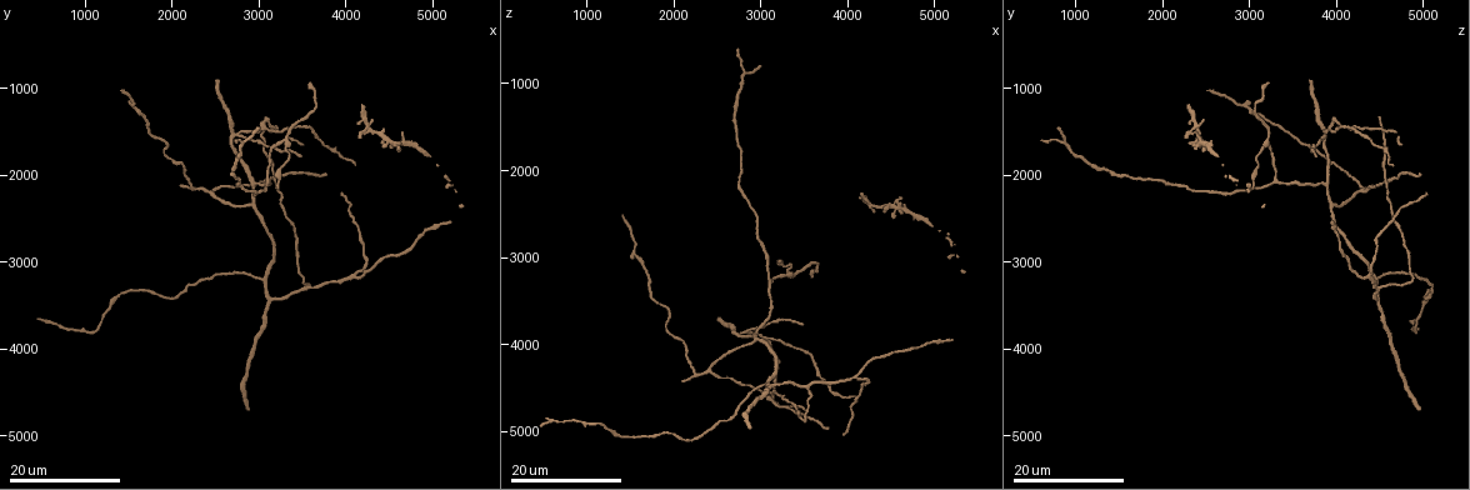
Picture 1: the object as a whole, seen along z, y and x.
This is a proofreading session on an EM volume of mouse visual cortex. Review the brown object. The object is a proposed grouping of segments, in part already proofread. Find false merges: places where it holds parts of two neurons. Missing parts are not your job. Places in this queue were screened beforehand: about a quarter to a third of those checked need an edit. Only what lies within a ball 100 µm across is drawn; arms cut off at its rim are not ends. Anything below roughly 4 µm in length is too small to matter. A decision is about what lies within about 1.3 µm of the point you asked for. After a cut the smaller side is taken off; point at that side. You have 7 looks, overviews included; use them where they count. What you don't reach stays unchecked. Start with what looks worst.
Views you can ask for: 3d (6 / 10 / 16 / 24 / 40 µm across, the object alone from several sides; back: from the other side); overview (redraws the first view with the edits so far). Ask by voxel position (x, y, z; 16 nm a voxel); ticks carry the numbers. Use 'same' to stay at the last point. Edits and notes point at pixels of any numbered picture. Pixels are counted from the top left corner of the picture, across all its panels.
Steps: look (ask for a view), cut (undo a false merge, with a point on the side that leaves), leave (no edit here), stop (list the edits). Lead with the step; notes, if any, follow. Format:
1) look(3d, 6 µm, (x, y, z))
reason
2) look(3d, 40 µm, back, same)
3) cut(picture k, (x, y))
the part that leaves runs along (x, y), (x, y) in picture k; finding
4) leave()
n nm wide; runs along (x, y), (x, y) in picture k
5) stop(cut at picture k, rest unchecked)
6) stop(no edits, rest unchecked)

look(3d, 24 µm, (3300, 1600, 3200))
three-way junction

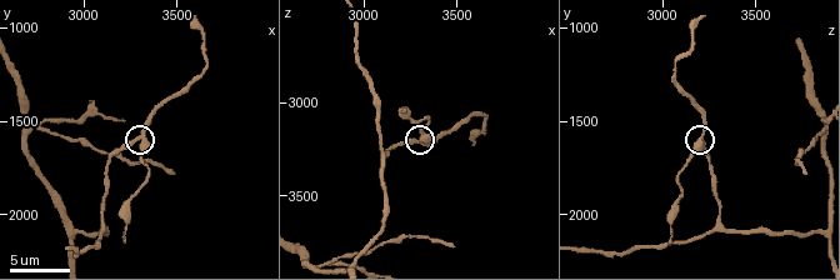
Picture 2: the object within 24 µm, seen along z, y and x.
look(3d, 10 µm, (3320, 1580, 3220))
zoom in

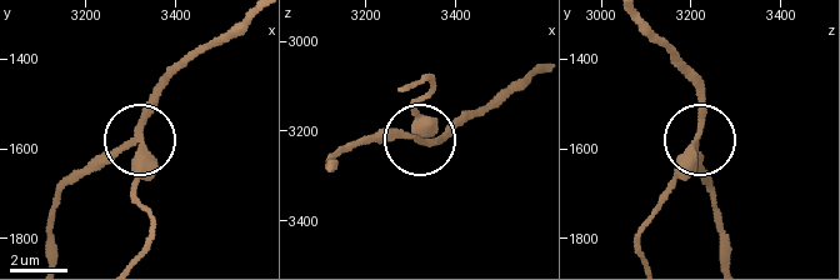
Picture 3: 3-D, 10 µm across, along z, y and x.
cut(picture 3, (149, 178))
the part that leaves runs along (140, 145), (133, 194), (153, 221), (140, 258) in picture 3; a second neuron is stuck on

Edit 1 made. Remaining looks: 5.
look(overview)
see it whole again

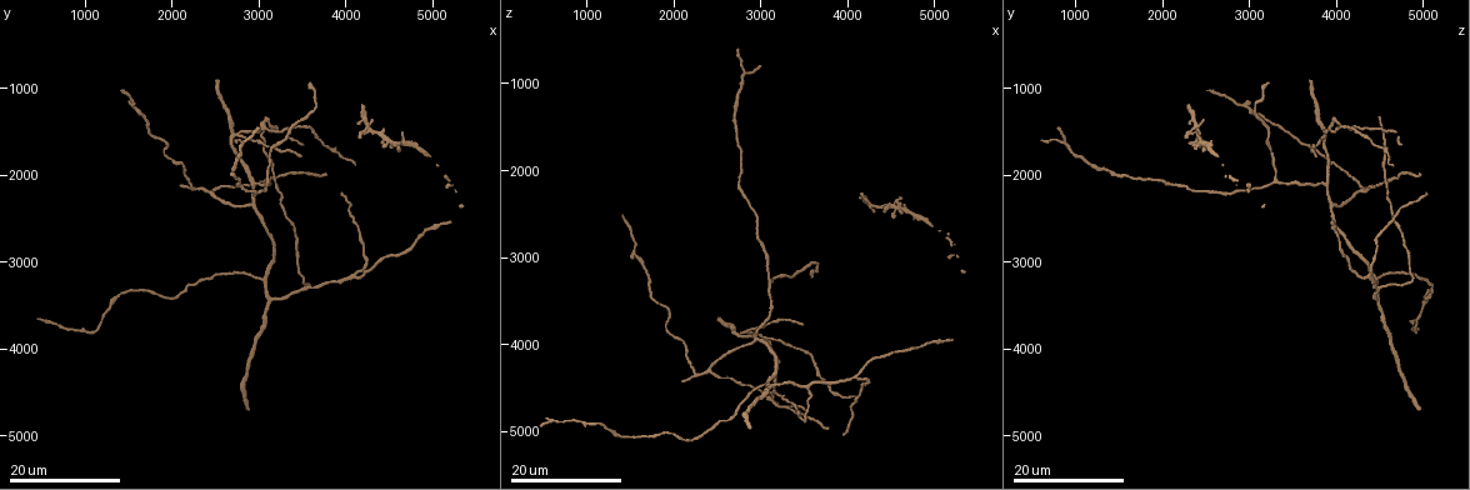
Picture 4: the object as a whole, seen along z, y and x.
look(3d, 24 µm, (3550, 3300, 4500))
three-way junction

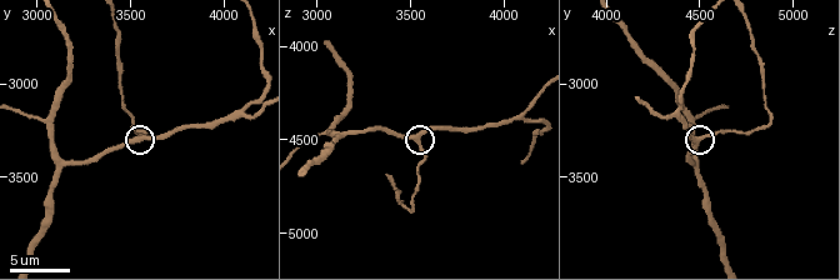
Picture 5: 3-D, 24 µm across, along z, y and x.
look(3d, 6 µm, (3540, 3300, 4480))

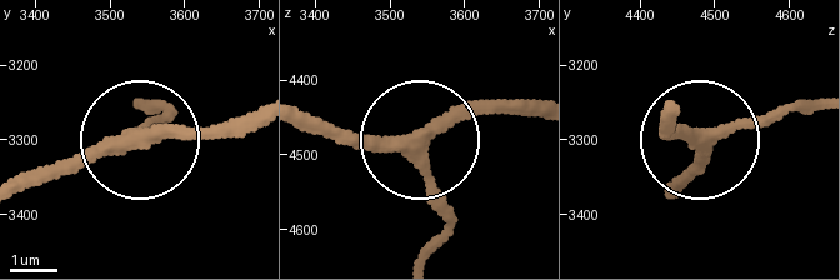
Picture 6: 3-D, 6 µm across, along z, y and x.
leave()
290 nm wide; runs along (24, 191), (140, 144), (168, 108) in picture 6; all the same neuron

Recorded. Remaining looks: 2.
look(3d, 16 µm, (3050, 1450, 3900))
three-way junction

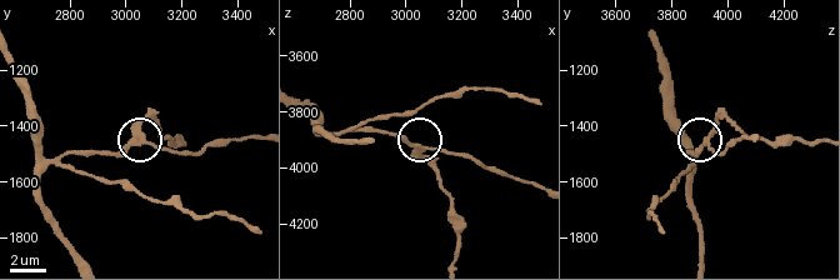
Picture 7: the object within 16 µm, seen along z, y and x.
look(3d, 6 µm, (3060, 1440, 3940))

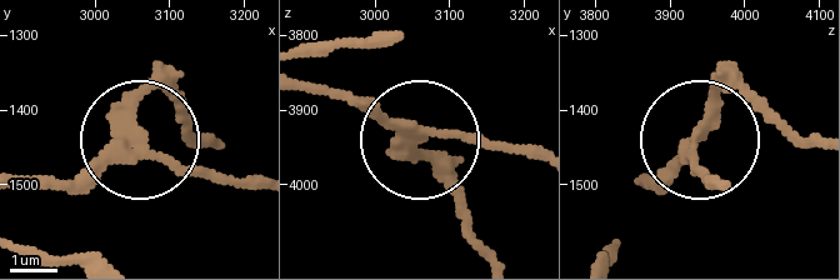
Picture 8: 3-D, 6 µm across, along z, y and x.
cut(picture 8, (146, 80))
260 nm wide; the part that leaves runs along (120, 139), (151, 86), (208, 134) in picture 8; a second neuron is stuck on

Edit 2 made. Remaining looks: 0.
stop(cut at picture 3, cut at picture 8, rest unchecked)

